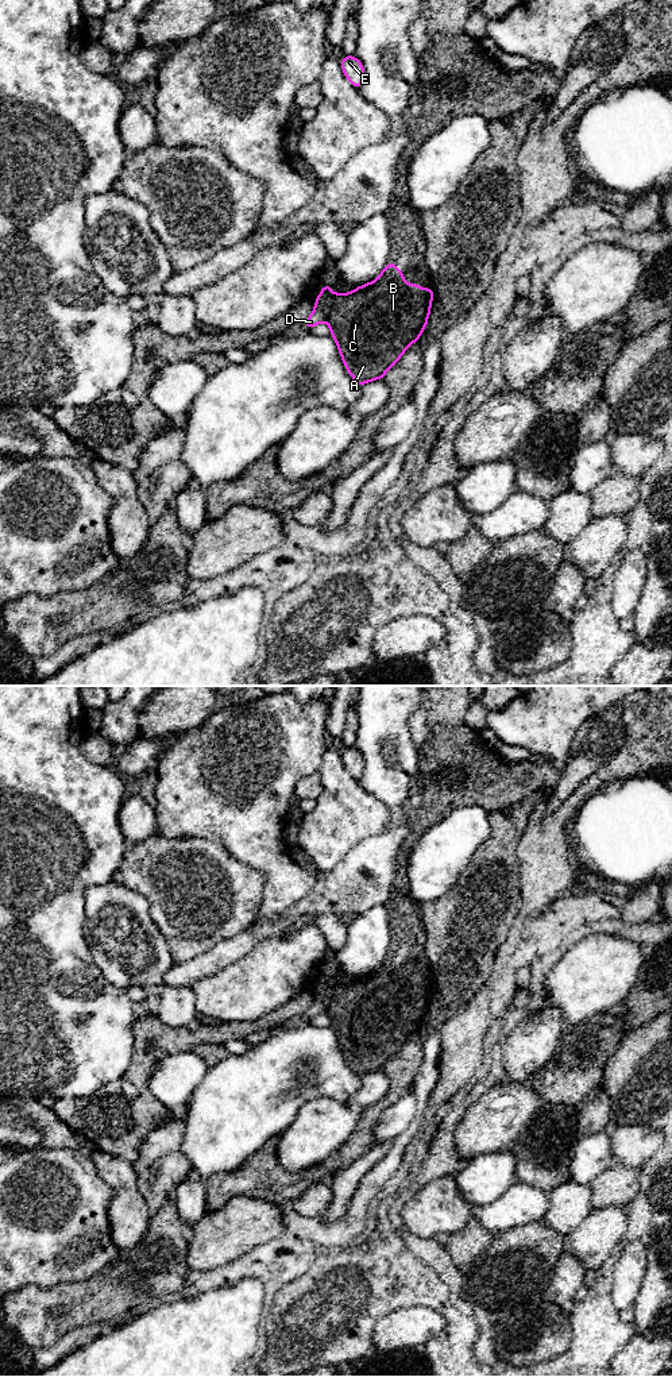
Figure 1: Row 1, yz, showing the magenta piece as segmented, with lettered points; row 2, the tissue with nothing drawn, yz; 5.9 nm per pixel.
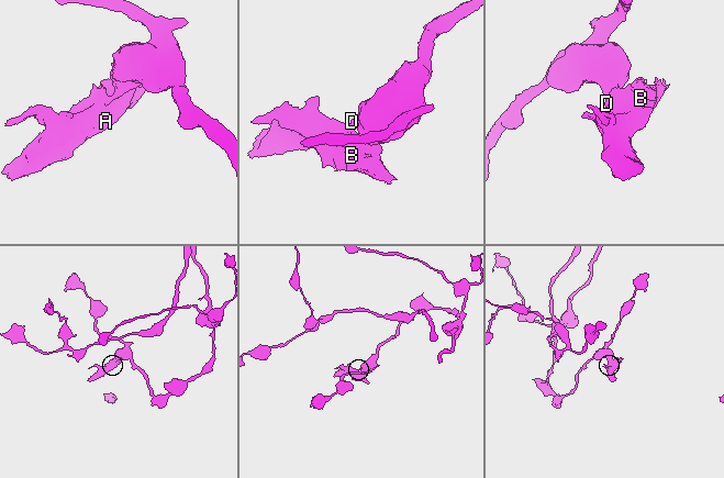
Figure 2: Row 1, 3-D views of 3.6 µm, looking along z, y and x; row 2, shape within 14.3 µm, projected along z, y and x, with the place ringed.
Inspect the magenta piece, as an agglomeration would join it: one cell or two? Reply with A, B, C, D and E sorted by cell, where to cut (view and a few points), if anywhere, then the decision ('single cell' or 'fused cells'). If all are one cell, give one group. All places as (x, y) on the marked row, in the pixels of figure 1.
groups A B C / D E; cut yz (315, 304), (321, 311), (324, 320); fused cells

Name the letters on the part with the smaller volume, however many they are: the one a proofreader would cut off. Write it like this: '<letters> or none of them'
A, B, C

